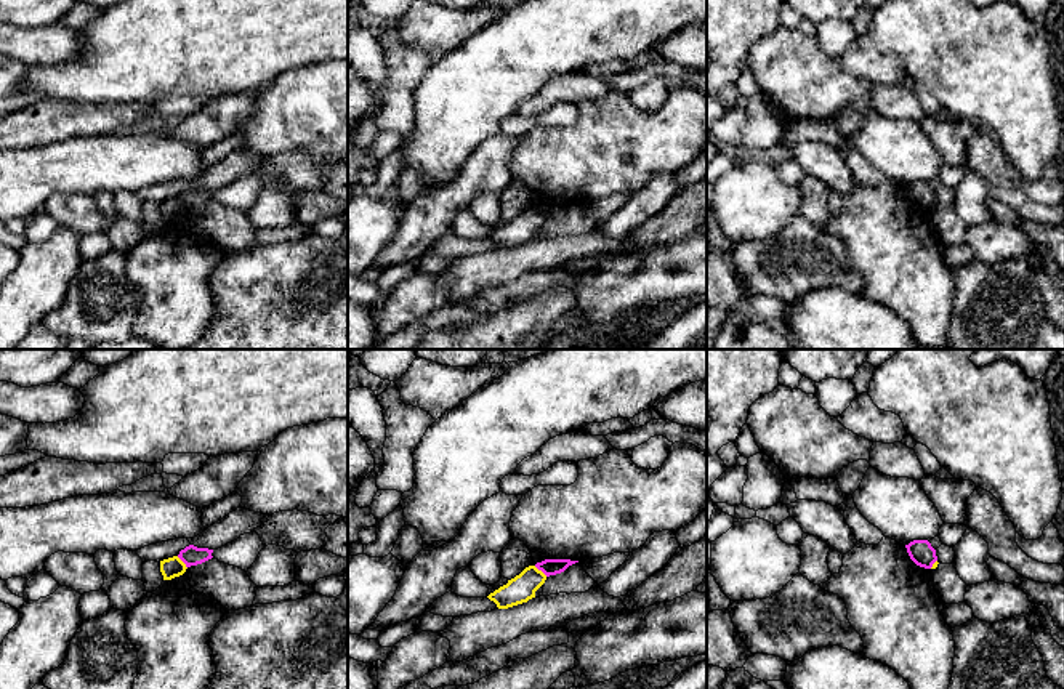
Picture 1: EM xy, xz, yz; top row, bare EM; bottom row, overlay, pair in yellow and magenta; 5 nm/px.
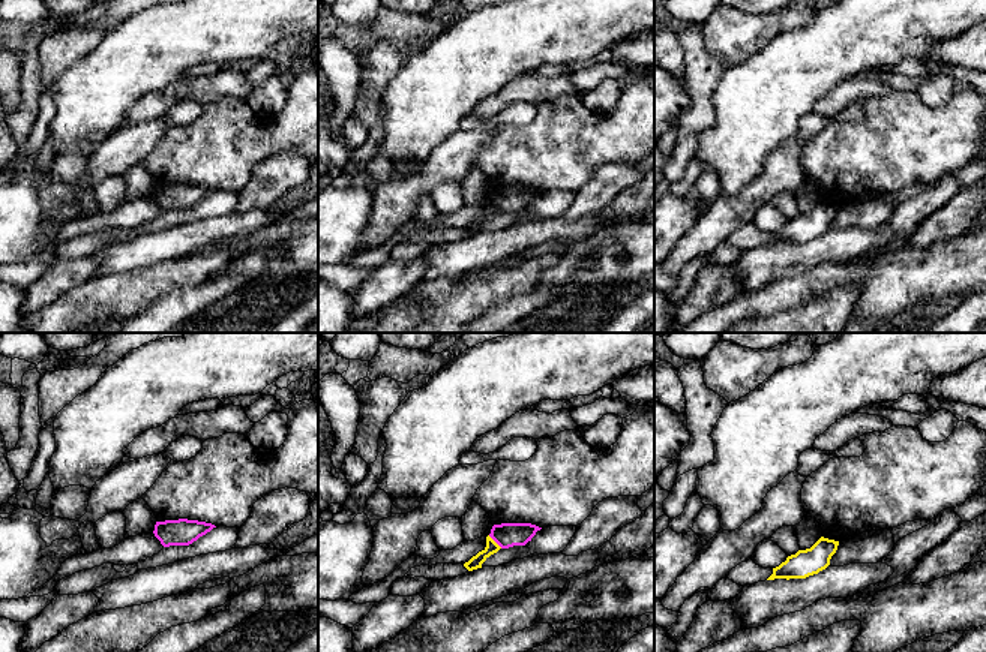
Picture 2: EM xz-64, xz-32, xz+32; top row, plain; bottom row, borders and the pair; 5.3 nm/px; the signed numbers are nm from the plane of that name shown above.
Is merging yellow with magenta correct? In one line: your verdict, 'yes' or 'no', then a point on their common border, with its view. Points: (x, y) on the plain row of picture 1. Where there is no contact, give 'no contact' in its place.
no; meets yellow in xz at (540, 212)

